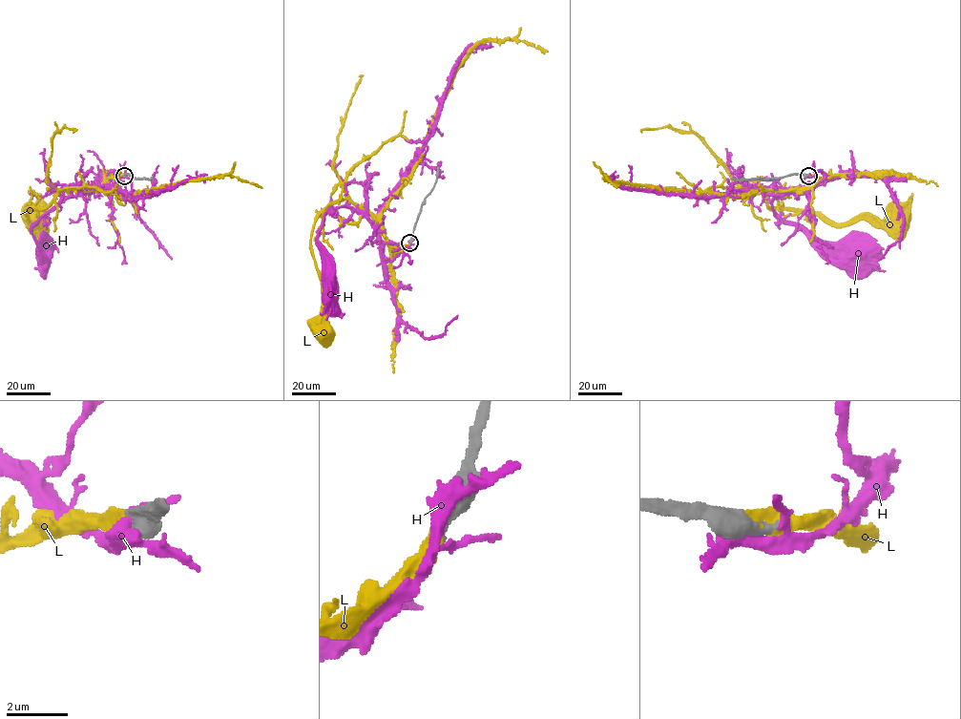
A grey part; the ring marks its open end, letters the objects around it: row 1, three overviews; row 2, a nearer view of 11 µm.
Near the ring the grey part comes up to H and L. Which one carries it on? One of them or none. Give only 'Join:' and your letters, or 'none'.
Join: L

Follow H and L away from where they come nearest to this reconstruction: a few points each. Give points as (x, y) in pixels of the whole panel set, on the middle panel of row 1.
H: (409, 242), (386, 260), (376, 227), (356, 211), (335, 207), (324, 216), (318, 234), (330, 292)
L: (409, 243), (393, 251), (384, 229), (344, 199), (331, 202), (318, 216), (311, 252), (322, 285), (324, 334)

